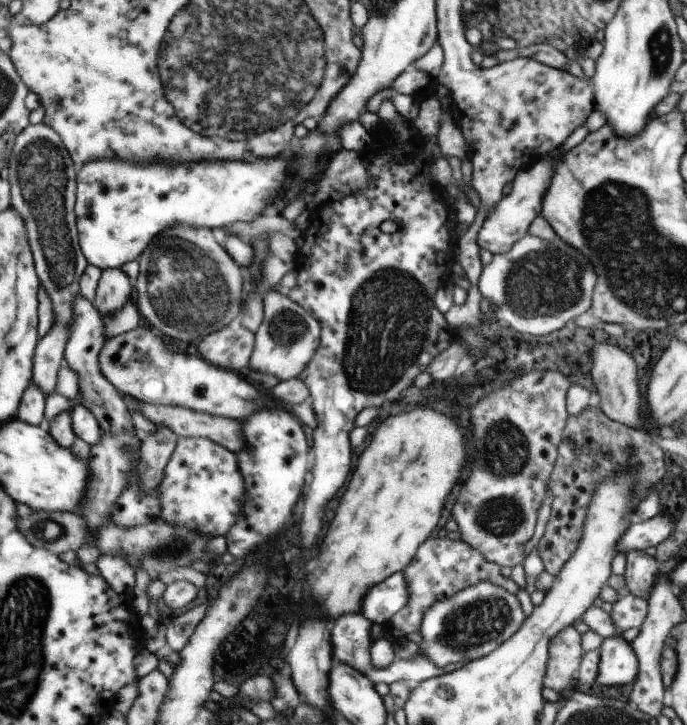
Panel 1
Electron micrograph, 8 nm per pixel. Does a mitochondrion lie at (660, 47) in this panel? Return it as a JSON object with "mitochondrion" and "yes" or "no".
{"mitochondrion":"yes"}

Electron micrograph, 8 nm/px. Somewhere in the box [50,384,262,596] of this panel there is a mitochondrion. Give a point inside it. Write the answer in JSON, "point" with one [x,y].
{"point":[172,547]}

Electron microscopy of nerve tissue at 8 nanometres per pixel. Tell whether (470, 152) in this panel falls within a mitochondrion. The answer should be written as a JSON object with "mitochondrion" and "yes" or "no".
{"mitochondrion":"no"}

